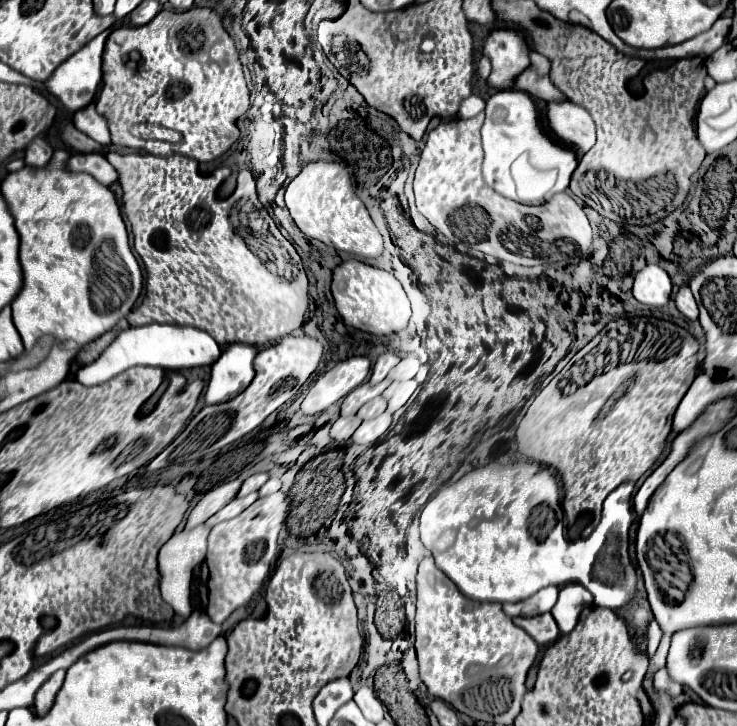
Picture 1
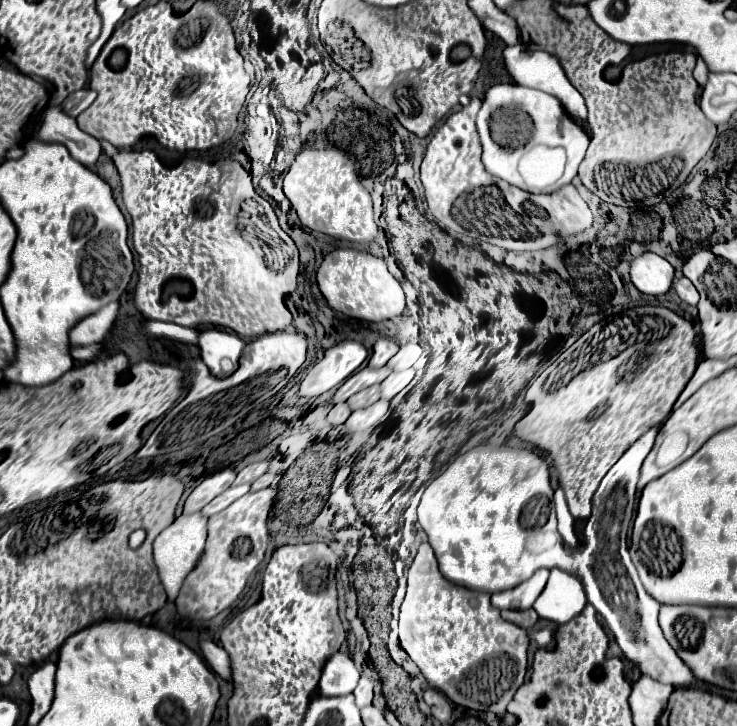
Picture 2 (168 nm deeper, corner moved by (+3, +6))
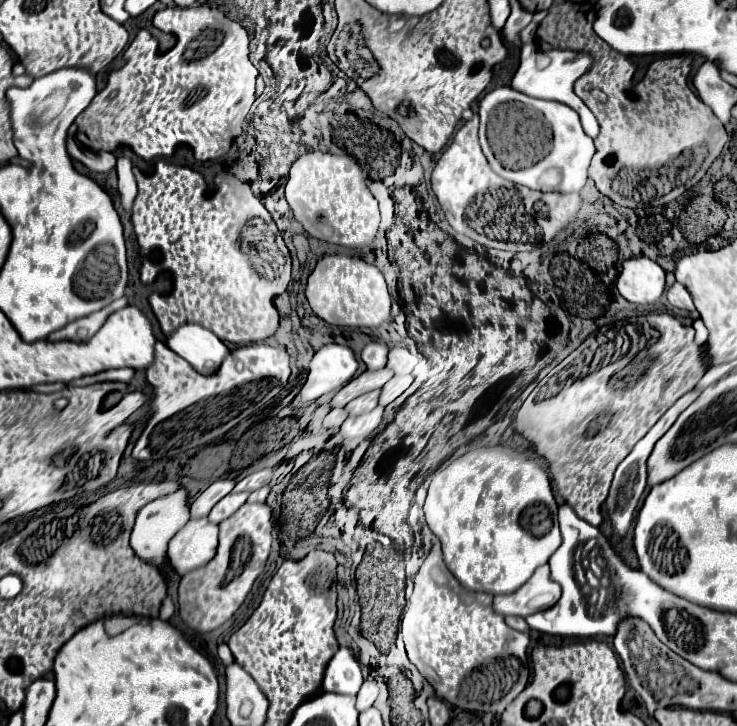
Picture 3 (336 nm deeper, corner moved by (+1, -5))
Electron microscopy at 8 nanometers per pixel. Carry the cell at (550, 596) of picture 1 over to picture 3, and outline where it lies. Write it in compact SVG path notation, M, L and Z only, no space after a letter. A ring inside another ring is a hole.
M542 565L518 591L508 595L496 595L494 611L502 615L528 617L536 611L548 609L554 603L558 603L560 595L562 587L550 579L550 567Z

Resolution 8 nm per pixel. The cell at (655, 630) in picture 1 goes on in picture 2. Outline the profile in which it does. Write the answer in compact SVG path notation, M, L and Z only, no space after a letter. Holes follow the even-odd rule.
M660 426L648 430L636 444L624 452L624 456L608 470L608 474L602 478L592 504L592 516L586 524L584 540L578 548L572 548L562 542L558 530L556 530L556 514L552 508L552 486L550 486L550 470L546 460L528 448L510 448L510 446L476 446L466 454L458 454L442 472L438 478L434 478L420 500L418 506L418 522L428 534L428 542L434 548L440 572L454 584L462 584L472 590L484 590L484 592L498 592L518 586L520 582L528 580L536 570L546 568L560 568L584 584L588 602L602 614L608 628L612 630L618 646L622 648L624 656L638 664L638 668L652 676L658 682L672 684L674 688L688 686L694 676L688 670L688 666L676 656L672 646L666 642L664 634L660 632L658 624L658 612L660 604L646 594L646 590L640 584L636 566L630 560L628 554L628 528L634 516L634 496L636 496L636 484L640 466L648 452L654 446L654 438L658 434Z

